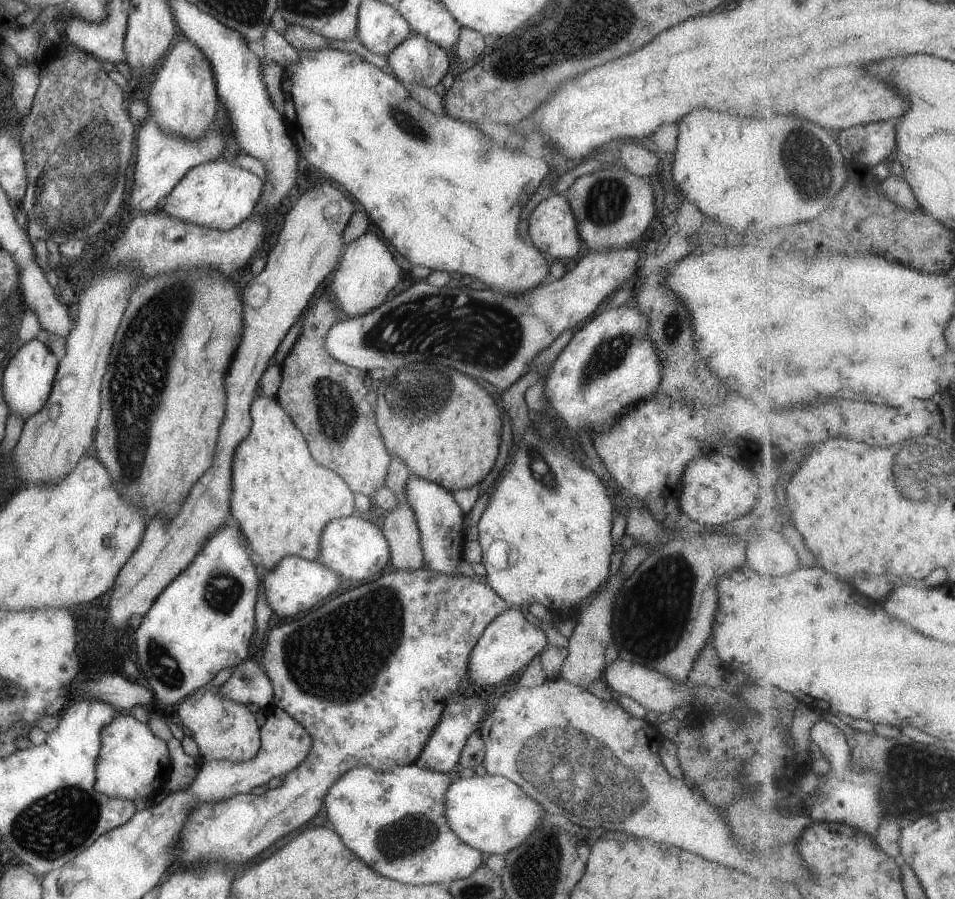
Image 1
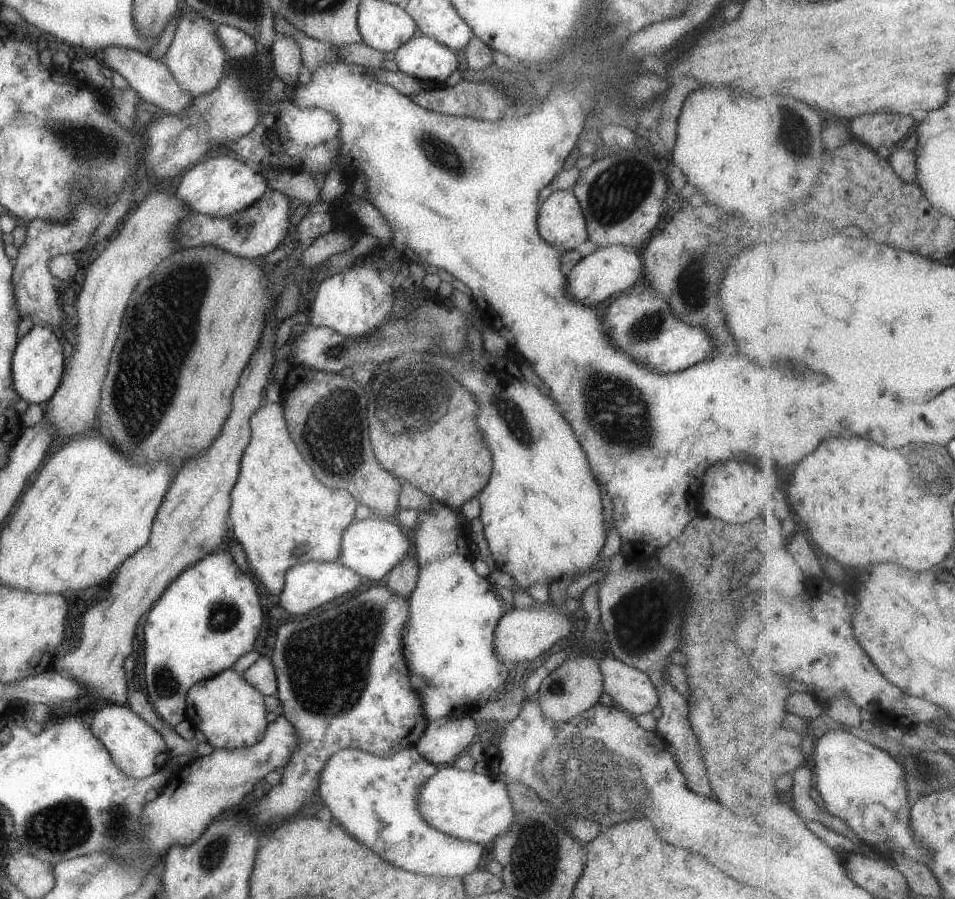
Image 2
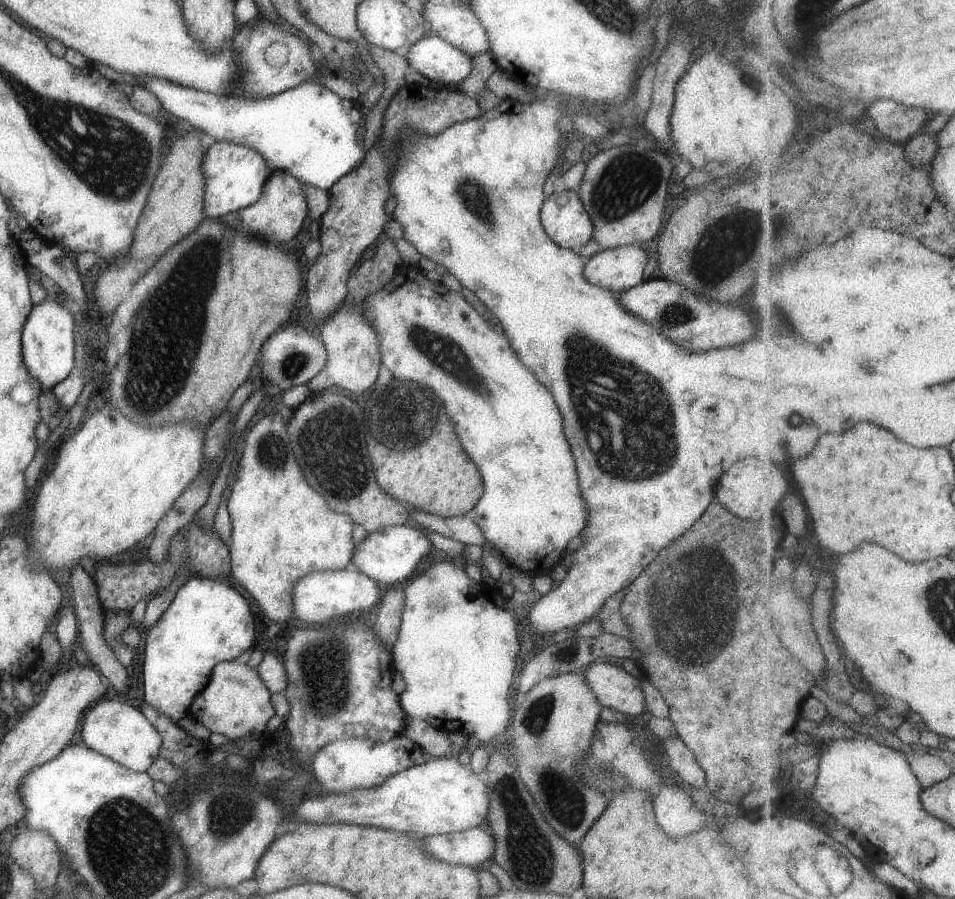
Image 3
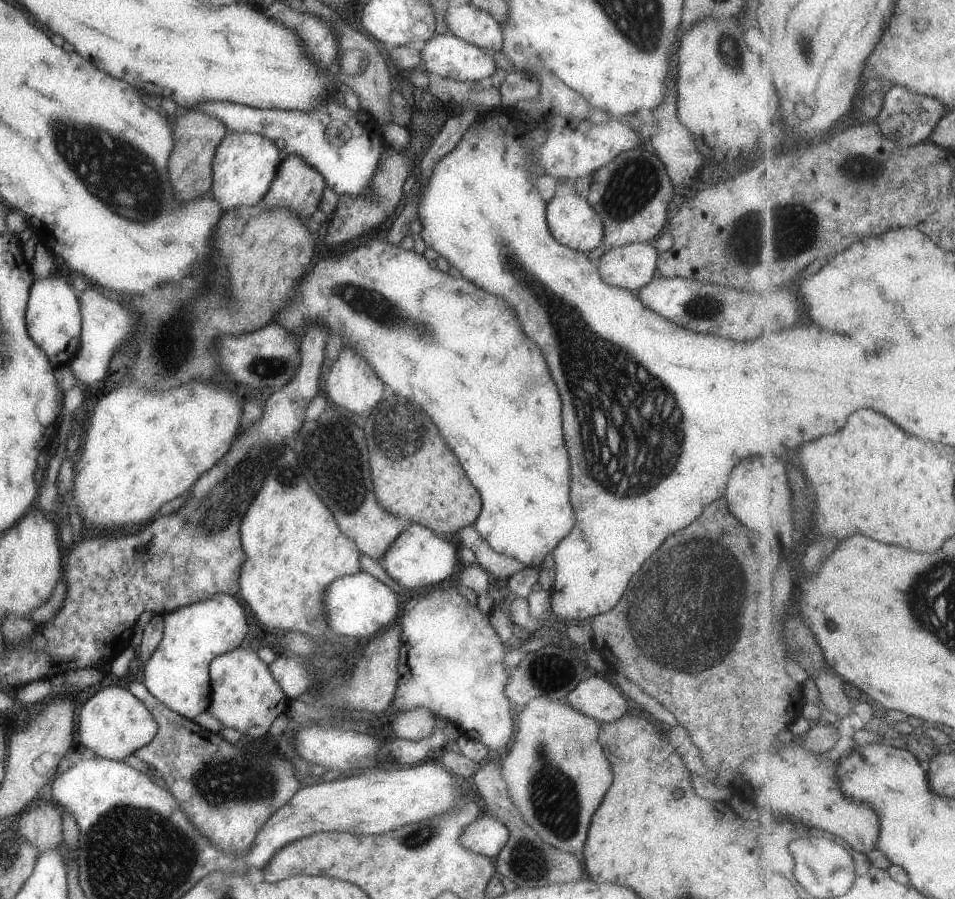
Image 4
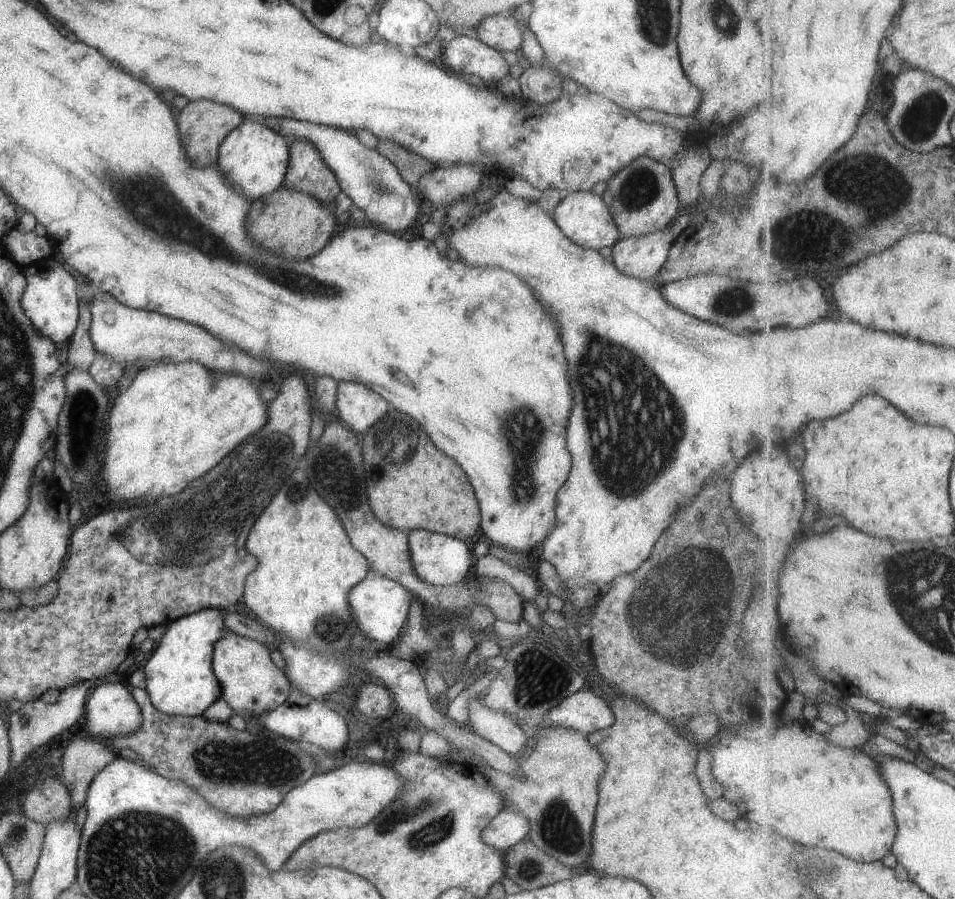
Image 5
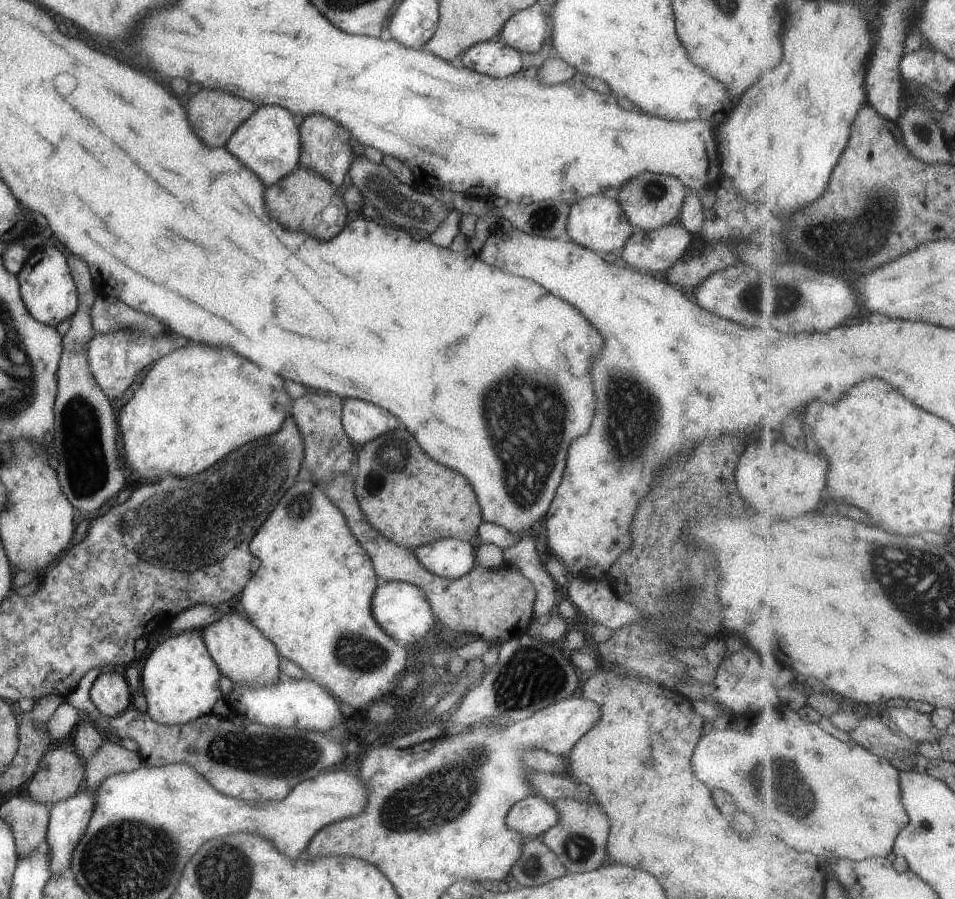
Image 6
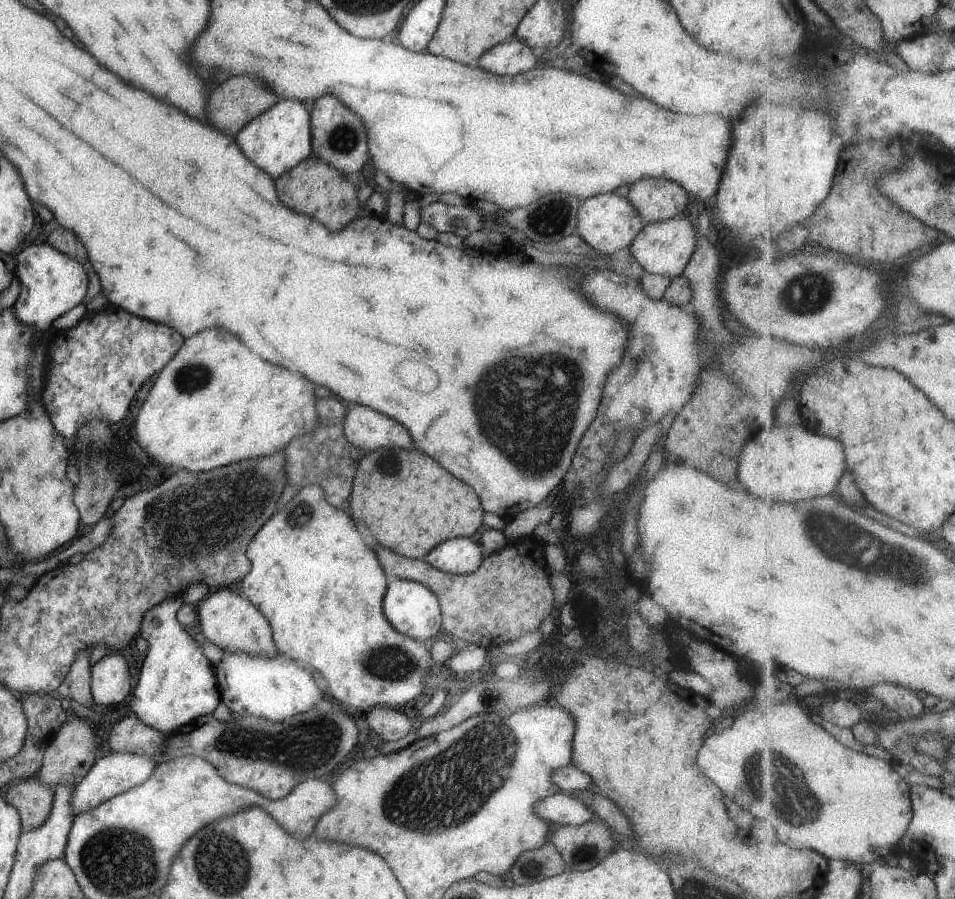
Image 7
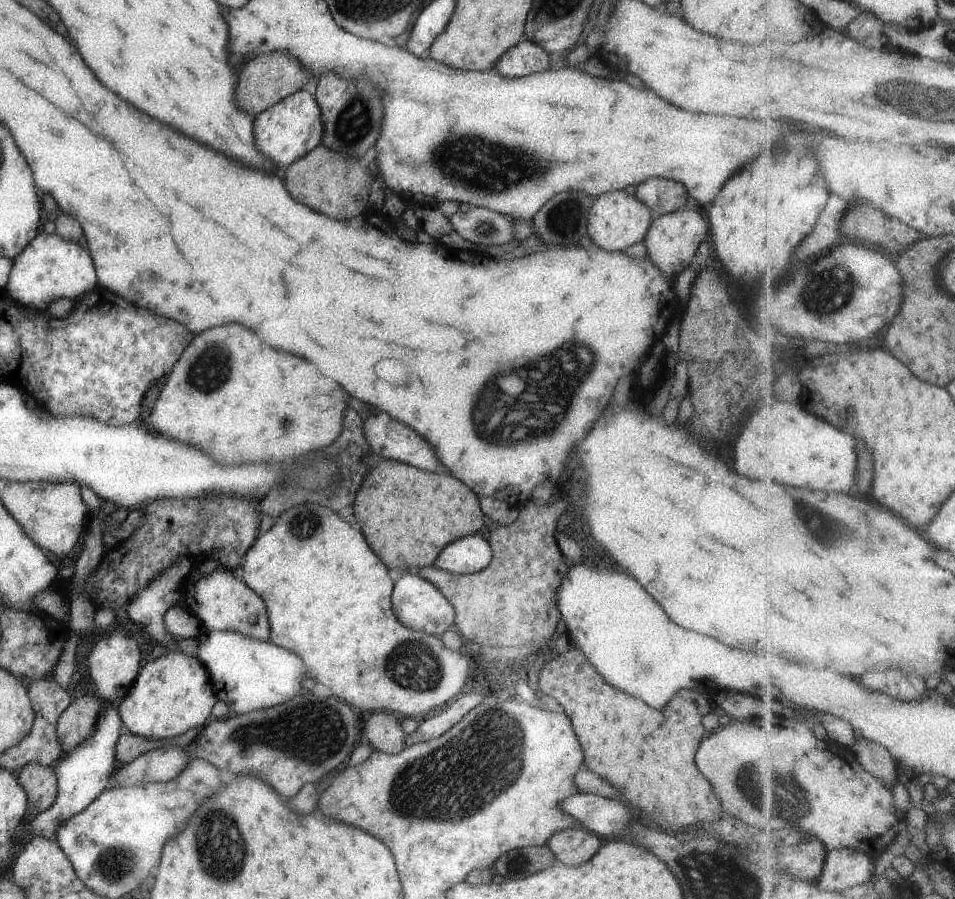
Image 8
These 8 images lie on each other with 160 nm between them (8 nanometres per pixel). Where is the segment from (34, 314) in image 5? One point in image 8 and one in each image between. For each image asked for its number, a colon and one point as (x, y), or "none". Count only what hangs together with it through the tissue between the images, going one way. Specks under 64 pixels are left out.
6: (47, 290)
7: (51, 284)
8: (48, 268)

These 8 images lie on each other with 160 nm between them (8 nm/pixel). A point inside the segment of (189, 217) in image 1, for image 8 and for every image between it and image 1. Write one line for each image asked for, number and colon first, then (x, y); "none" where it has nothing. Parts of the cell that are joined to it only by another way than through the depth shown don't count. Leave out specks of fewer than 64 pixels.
2: (215, 186)
3: (233, 175)
4: (244, 164)
5: (253, 158)
6: (267, 143)
7: (276, 140)
8: (286, 130)

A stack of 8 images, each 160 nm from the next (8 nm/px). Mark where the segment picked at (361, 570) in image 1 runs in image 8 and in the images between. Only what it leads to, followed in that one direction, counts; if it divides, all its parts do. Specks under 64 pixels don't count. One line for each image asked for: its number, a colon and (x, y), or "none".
2: (369, 547)
3: (389, 554)
4: (417, 557)
5: (442, 560)
6: (449, 558)
7: (459, 556)
8: (470, 554)

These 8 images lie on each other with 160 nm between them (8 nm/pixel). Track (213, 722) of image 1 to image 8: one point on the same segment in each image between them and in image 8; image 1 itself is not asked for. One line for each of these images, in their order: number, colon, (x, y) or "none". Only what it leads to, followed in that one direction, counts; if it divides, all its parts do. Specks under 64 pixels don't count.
2: (230, 713)
3: (234, 702)
4: (243, 695)
5: (249, 681)
6: (245, 655)
7: (230, 622)
8: (220, 600)

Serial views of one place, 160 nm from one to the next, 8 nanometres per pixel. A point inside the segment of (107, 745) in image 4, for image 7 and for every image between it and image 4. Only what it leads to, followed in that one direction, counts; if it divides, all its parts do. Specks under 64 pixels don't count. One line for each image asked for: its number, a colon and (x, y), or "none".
5: (110, 711)
6: (110, 695)
7: (109, 678)

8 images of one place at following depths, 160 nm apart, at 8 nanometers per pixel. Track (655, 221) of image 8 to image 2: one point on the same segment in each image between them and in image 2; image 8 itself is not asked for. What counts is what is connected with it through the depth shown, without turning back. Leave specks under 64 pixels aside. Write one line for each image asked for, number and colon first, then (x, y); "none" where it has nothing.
2: (608, 271)
3: (618, 269)
4: (630, 266)
5: (638, 257)
6: (654, 251)
7: (664, 247)

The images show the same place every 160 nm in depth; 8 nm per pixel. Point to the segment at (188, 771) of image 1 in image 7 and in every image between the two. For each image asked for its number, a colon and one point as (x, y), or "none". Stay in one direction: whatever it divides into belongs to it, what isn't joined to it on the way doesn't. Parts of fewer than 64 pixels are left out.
2: (208, 616)
3: (207, 622)
4: (176, 673)
5: (179, 680)
6: (179, 680)
7: (176, 684)

